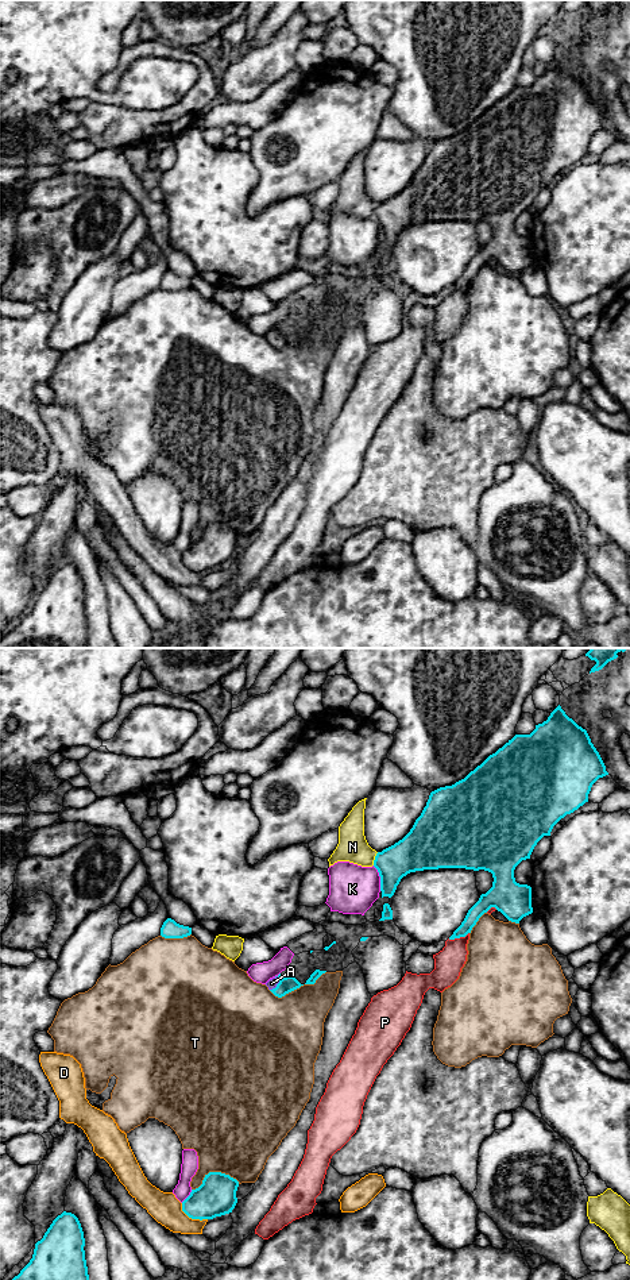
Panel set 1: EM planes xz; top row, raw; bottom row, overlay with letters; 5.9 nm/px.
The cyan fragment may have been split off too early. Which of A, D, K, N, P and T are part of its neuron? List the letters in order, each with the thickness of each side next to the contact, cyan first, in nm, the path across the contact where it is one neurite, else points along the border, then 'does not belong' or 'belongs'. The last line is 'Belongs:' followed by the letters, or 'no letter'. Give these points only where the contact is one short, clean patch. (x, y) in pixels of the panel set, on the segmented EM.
A: 100/60 nm | across xz (286, 984), (277, 984), (271, 983) | belongs
D: 240/180 nm | does not belong
K: 220/280 nm | does not belong
N: 220/180 nm | does not belong
P: 90/170 nm | does not belong
T: 100/380 nm | does not belong
Belongs: A

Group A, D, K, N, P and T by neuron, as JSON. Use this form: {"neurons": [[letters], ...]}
{"neurons": [["A"], ["D"], ["K"], ["N"], ["P"], ["T"]]}

